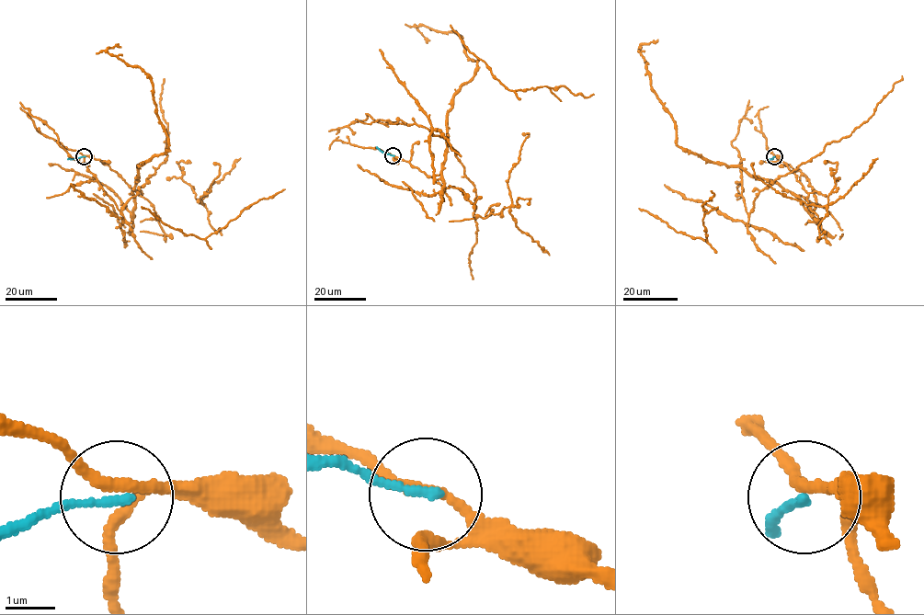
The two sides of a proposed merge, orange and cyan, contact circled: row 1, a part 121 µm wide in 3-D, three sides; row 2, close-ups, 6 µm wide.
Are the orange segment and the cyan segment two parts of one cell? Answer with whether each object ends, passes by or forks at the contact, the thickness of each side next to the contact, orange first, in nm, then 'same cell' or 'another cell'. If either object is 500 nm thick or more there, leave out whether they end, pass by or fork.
orange passes by; cyan ends there; 200 nm thick on the orange side, 170 nm on the other; another cell

